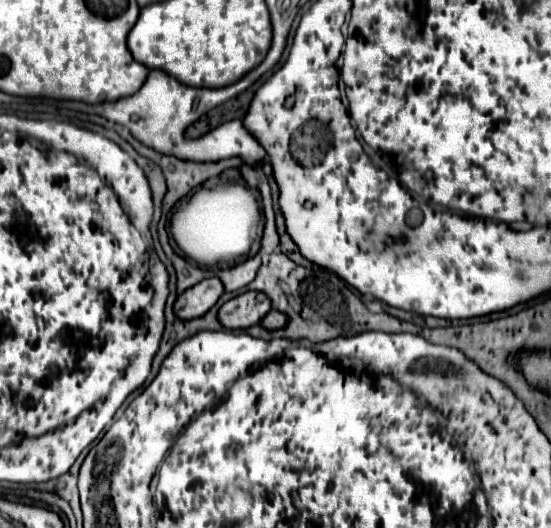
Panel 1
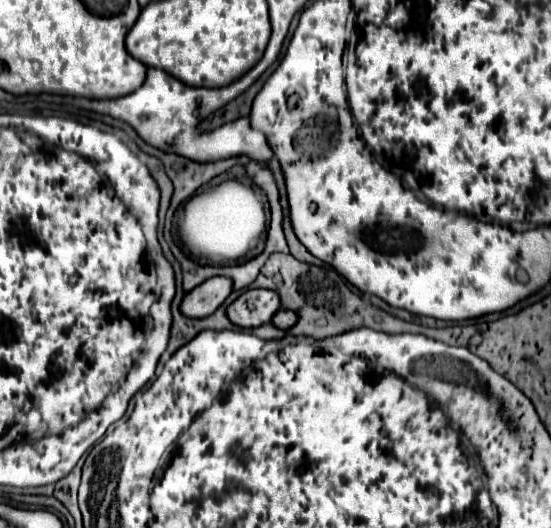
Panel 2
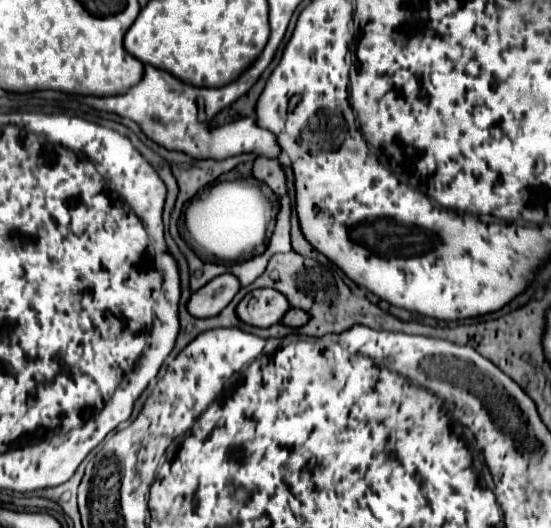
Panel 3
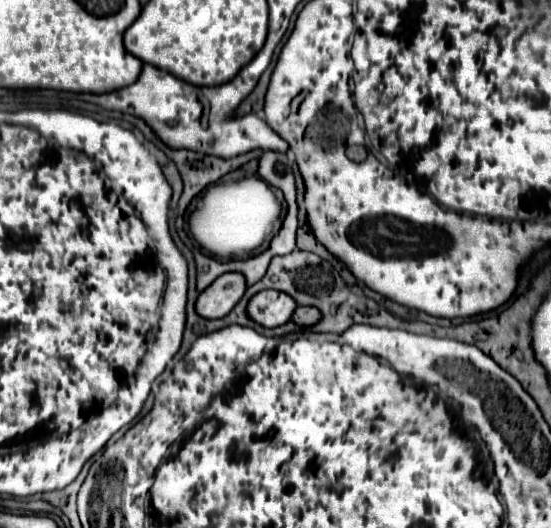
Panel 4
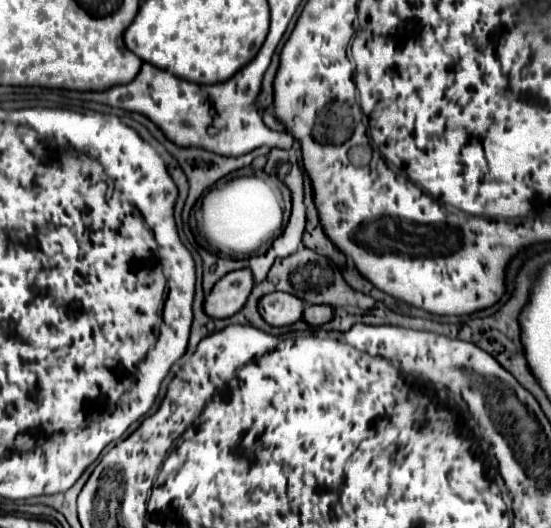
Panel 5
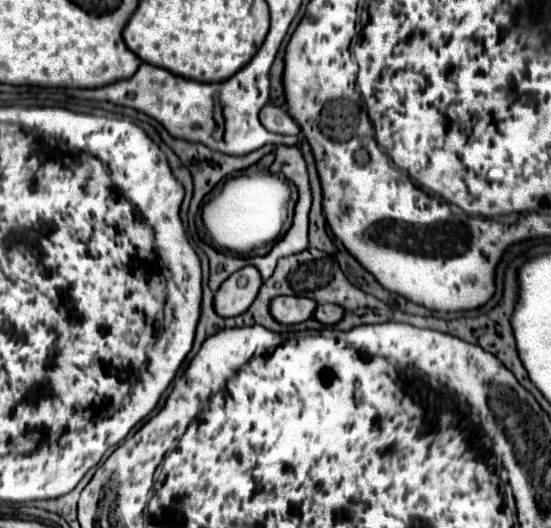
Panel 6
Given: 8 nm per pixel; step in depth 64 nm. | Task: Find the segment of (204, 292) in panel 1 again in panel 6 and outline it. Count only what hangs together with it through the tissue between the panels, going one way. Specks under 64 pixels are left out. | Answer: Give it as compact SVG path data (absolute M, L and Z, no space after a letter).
M244 266L242 270L236 270L216 290L214 312L218 312L218 316L222 318L232 318L246 312L246 308L254 302L260 284L262 278L258 276L258 270L254 266Z

